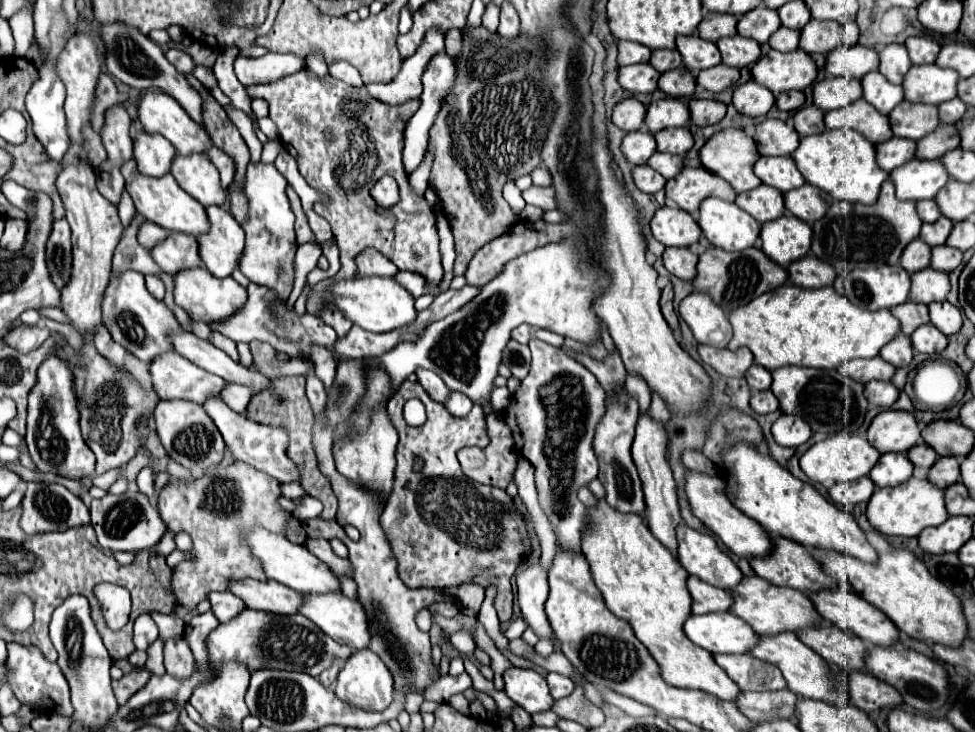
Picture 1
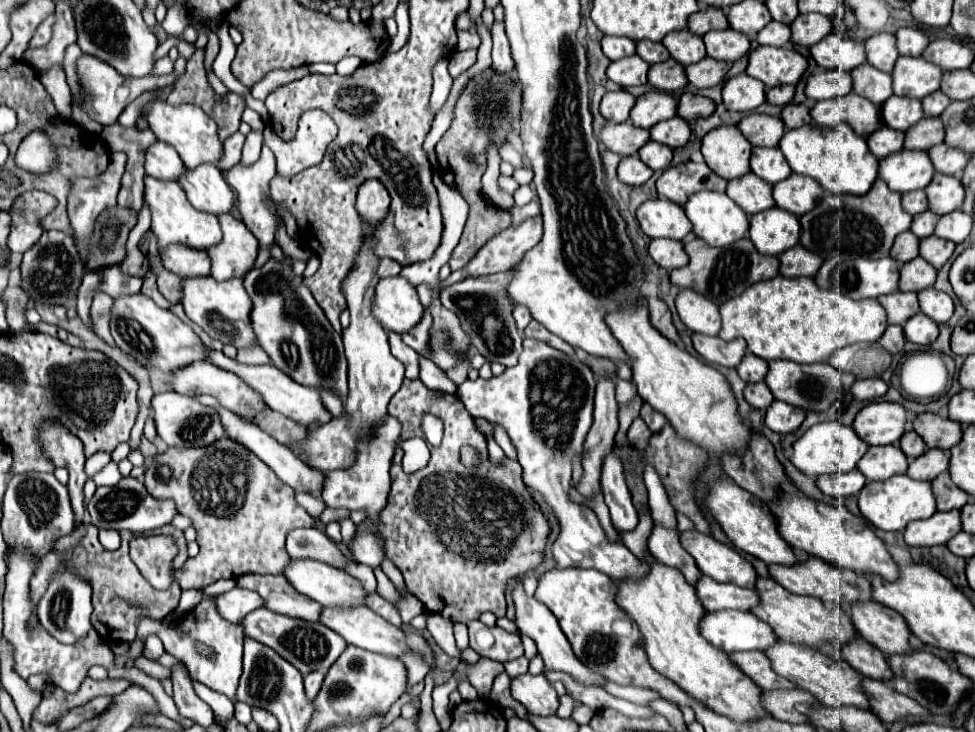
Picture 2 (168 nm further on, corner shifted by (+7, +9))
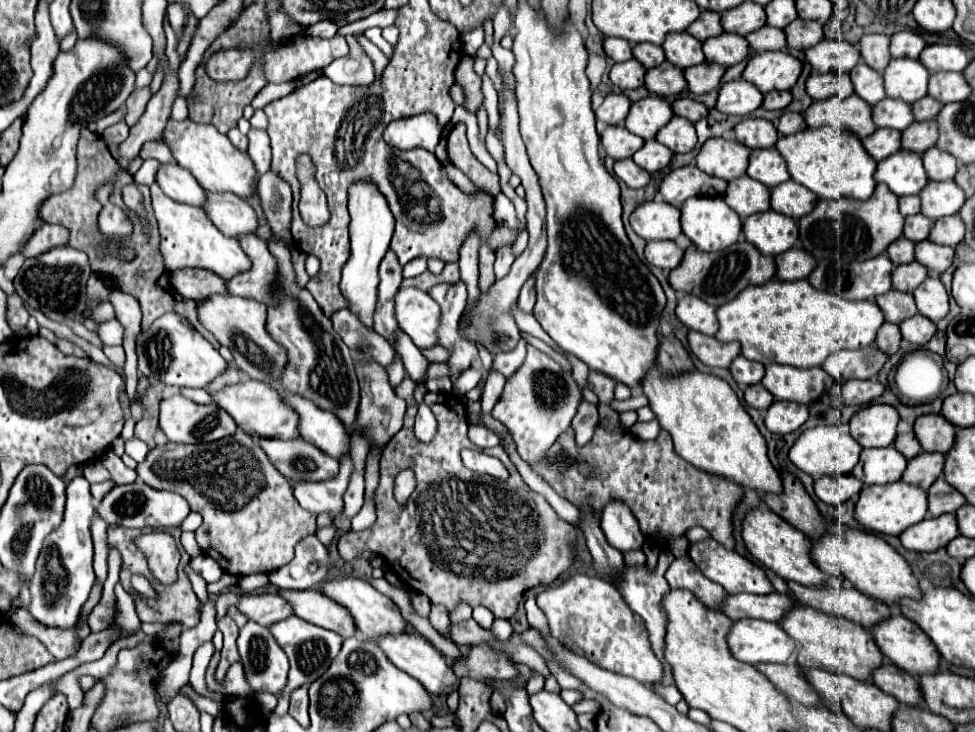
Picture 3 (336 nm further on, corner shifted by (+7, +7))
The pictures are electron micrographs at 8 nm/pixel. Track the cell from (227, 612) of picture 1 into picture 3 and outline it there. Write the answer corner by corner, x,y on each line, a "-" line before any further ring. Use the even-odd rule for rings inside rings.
268,592
262,596
246,594
246,596
242,596
238,610
262,626
272,626
294,614
292,606
278,592

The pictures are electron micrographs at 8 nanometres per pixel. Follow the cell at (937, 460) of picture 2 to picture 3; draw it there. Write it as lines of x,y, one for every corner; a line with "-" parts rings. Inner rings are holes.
920,452
912,460
908,460
908,468
906,468
902,480
918,486
922,490
928,490
936,482
936,478
942,474
942,470
944,470
944,456
942,454

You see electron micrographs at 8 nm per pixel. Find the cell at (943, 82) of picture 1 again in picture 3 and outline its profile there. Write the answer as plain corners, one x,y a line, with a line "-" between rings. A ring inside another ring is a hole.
890,60
884,70
884,90
888,98
900,98
906,104
928,94
928,70
918,60

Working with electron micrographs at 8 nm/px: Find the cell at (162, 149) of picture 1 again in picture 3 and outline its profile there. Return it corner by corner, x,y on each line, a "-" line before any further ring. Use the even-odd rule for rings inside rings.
164,164
156,174
156,182
176,202
190,206
206,204
206,190
190,172
182,170
178,164

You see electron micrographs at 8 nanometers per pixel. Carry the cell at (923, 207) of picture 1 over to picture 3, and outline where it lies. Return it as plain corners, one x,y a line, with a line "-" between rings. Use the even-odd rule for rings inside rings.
902,196
902,198
898,198
898,204
900,204
902,216
910,216
910,214
920,212
920,198
918,196

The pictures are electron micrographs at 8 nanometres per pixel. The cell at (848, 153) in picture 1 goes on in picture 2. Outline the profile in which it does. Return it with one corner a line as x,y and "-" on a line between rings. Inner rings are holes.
810,124
788,130
780,140
780,150
796,174
814,178
824,190
834,194
862,196
870,190
878,176
878,158
870,154
866,140
846,124
838,124
834,128

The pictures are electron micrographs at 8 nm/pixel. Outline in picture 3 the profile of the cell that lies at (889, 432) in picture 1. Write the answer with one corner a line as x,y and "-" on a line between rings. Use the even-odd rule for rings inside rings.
888,404
860,408
850,420
850,434
862,448
884,448
896,438
898,412

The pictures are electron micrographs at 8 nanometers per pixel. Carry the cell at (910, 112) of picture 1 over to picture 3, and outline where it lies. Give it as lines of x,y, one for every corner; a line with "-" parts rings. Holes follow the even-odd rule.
884,98
872,106
872,118
878,128
894,128
900,132
914,122
912,106
894,98

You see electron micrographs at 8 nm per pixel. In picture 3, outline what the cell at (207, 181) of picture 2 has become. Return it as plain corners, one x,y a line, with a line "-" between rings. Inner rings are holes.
208,192
208,202
204,210
214,226
228,238
238,240
240,236
256,234
258,230
258,216
252,206
234,194
218,196

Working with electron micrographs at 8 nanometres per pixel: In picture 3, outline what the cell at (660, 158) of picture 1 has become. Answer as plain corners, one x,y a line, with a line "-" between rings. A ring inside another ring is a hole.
648,140
632,158
634,158
634,162
638,162
638,166
642,166
650,174
654,174
654,172
668,166
668,162
672,158
672,152
670,152
670,148
662,146
660,142

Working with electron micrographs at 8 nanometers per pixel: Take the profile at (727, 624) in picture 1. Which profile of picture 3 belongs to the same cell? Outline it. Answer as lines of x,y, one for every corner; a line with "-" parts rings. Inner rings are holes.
752,618
734,622
728,634
728,646
738,660
748,664
786,664
796,650
796,642
780,624

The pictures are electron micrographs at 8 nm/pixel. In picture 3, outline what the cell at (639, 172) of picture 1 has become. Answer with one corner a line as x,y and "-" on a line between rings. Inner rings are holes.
632,158
616,160
614,174
630,188
644,188
650,182
650,174
644,168
640,168

